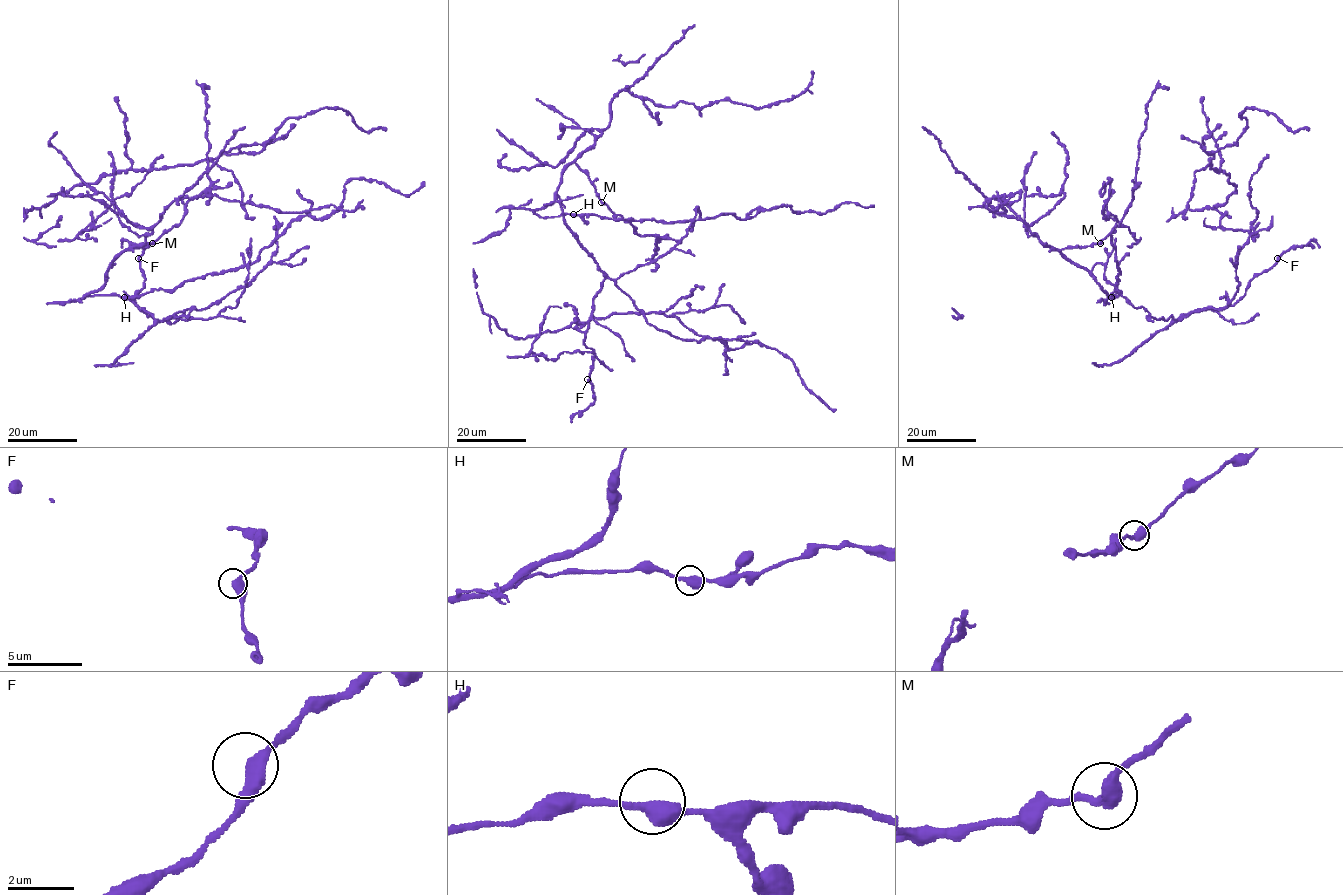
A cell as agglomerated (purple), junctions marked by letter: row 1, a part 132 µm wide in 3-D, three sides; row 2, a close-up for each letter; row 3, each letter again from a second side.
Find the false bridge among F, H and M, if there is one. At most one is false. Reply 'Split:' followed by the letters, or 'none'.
Split: none

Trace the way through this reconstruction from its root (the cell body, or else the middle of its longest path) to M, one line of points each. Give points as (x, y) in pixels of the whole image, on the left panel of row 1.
M: (123, 297), (85, 295), (96, 292), (105, 283), (107, 270), (120, 254), (152, 243)

